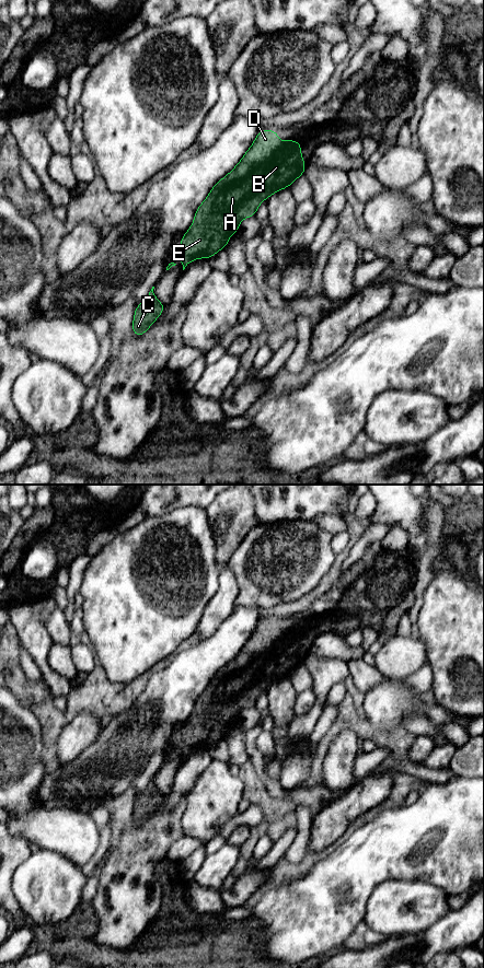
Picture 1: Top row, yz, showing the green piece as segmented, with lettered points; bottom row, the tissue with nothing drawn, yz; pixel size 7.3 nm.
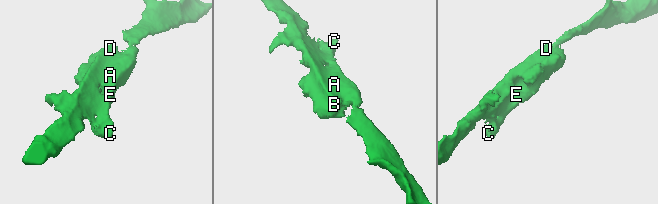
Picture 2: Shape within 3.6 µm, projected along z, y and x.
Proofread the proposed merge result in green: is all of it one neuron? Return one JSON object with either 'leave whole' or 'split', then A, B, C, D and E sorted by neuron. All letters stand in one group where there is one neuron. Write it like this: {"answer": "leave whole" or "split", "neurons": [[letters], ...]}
{"answer": "leave whole", "neurons": [["A", "B", "C", "D", "E"]]}

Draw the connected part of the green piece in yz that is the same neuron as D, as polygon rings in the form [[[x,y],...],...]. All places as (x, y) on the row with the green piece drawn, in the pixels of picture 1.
[[[274,130],[260,131],[251,148],[239,164],[211,189],[205,201],[198,207],[193,225],[181,237],[181,249],[174,256],[182,260],[183,270],[194,259],[210,258],[221,248],[226,248],[232,233],[238,233],[240,222],[255,215],[260,203],[274,193],[287,188],[301,174],[306,165],[301,158],[301,144],[289,138],[281,144]]]

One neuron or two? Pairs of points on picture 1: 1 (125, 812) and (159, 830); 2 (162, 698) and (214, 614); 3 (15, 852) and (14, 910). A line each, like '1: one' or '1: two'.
1: two
2: two
3: one

